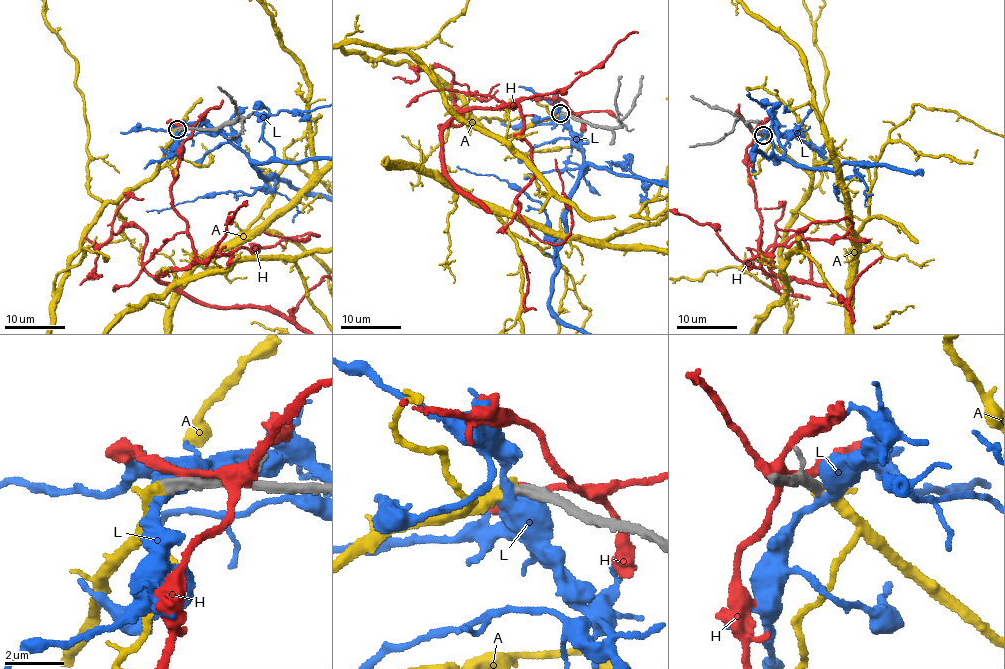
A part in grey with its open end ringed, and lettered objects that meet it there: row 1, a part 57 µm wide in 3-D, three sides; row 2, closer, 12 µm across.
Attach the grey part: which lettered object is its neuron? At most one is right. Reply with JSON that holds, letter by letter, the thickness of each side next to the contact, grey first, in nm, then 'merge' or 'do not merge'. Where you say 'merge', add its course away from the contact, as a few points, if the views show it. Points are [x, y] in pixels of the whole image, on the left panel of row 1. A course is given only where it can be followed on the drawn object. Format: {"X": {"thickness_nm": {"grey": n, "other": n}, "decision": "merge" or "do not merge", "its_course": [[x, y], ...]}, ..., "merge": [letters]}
{"A": {"thickness_nm": {"grey": 400, "other": 360}, "decision": "merge"}, "H": {"thickness_nm": {"grey": 500, "other": 240}, "decision": "do not merge"}, "L": {"thickness_nm": {"grey": 440, "other": 550}, "decision": "do not merge"}, "merge": ["A"]}

